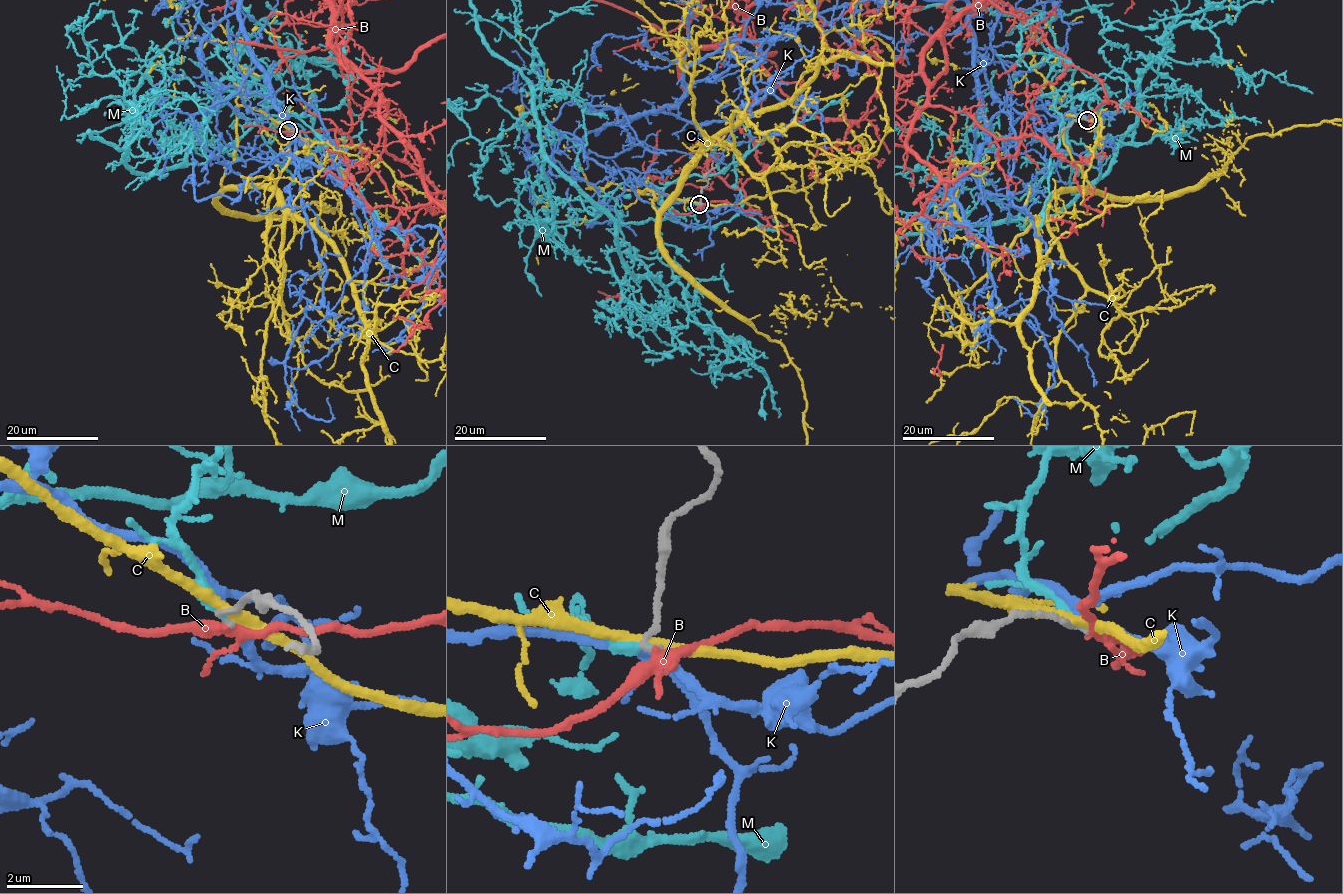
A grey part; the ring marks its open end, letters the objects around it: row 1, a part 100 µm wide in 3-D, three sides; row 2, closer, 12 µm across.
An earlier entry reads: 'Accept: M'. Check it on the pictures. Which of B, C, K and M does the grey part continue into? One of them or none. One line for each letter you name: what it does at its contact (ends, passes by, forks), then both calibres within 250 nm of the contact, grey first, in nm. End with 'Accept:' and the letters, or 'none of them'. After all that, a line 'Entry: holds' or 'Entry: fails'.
M: it ends | 150/320 nm
Accept: M
Entry: holds

